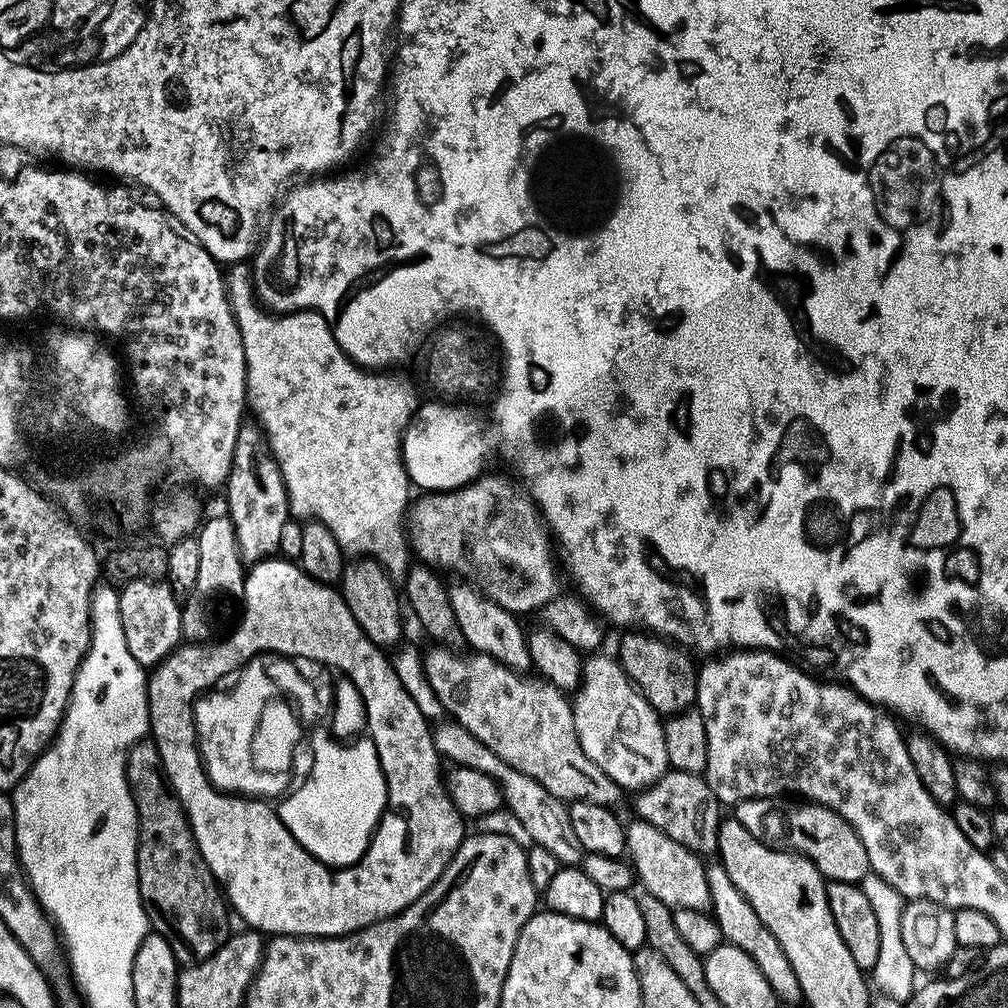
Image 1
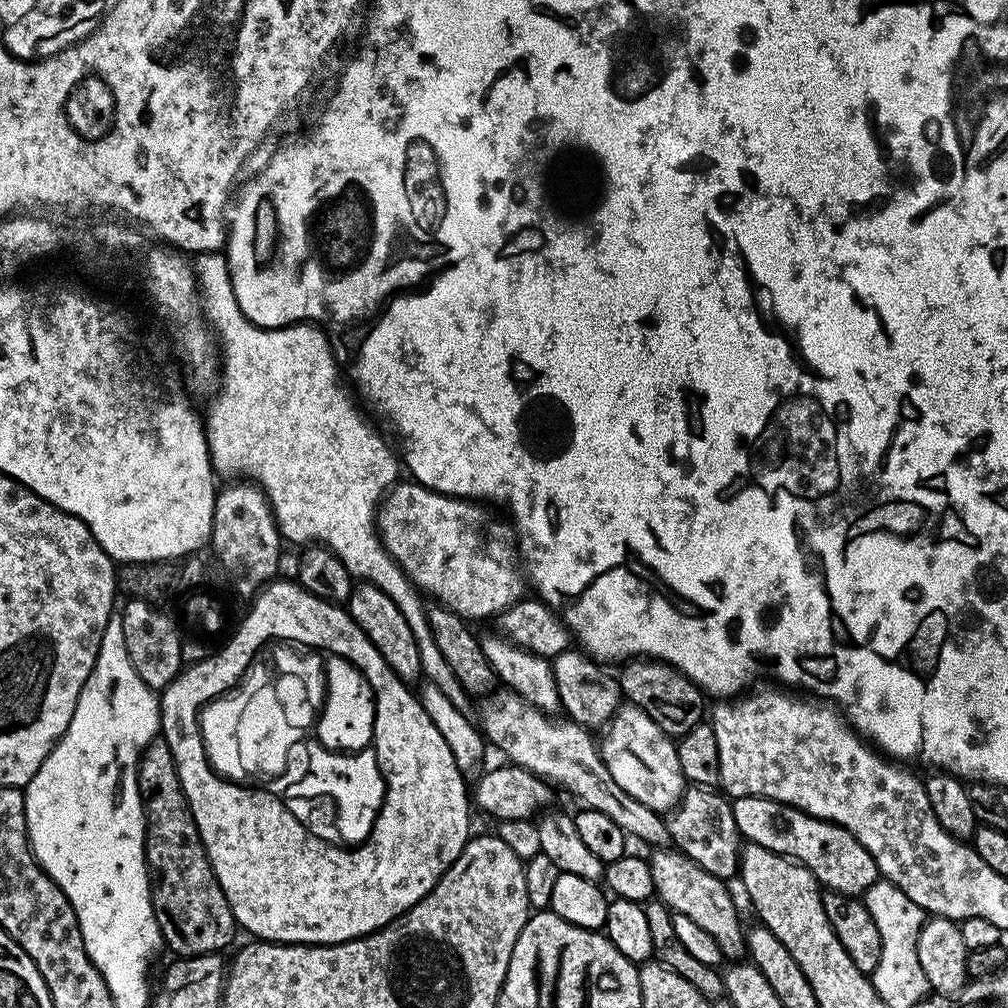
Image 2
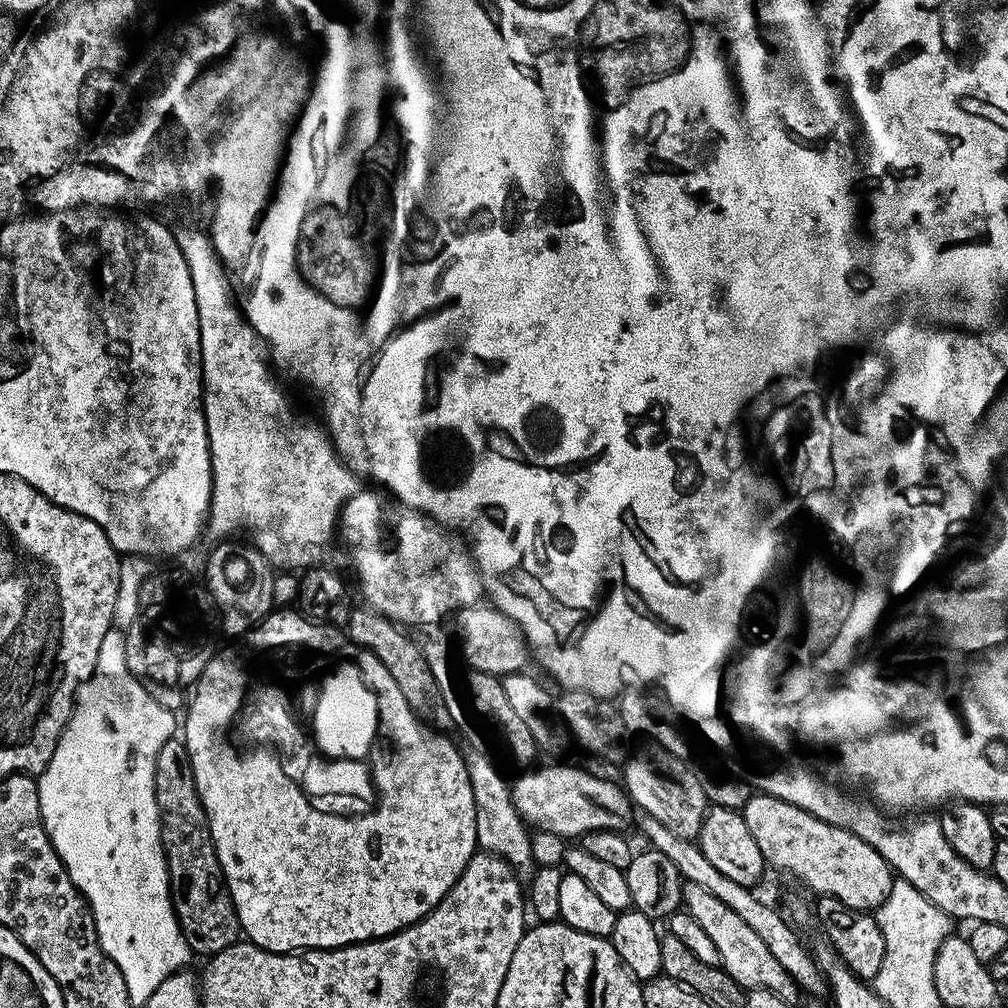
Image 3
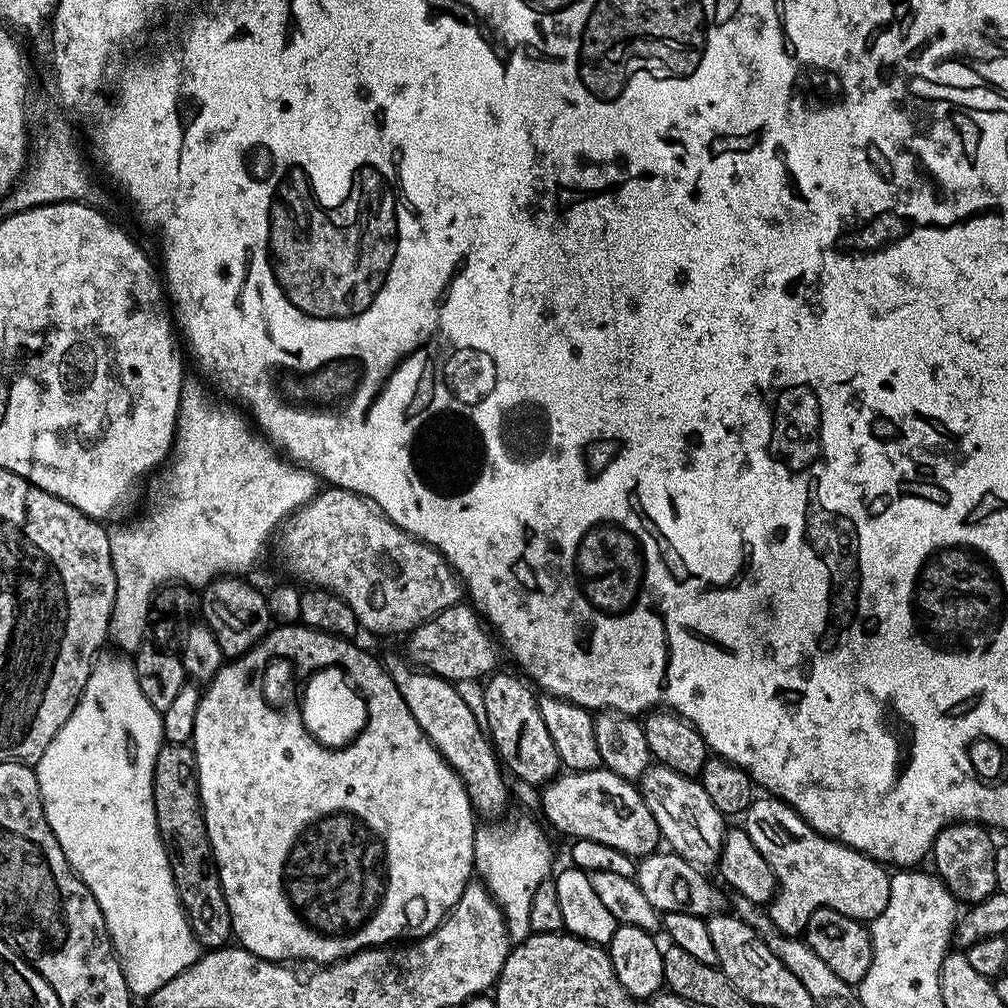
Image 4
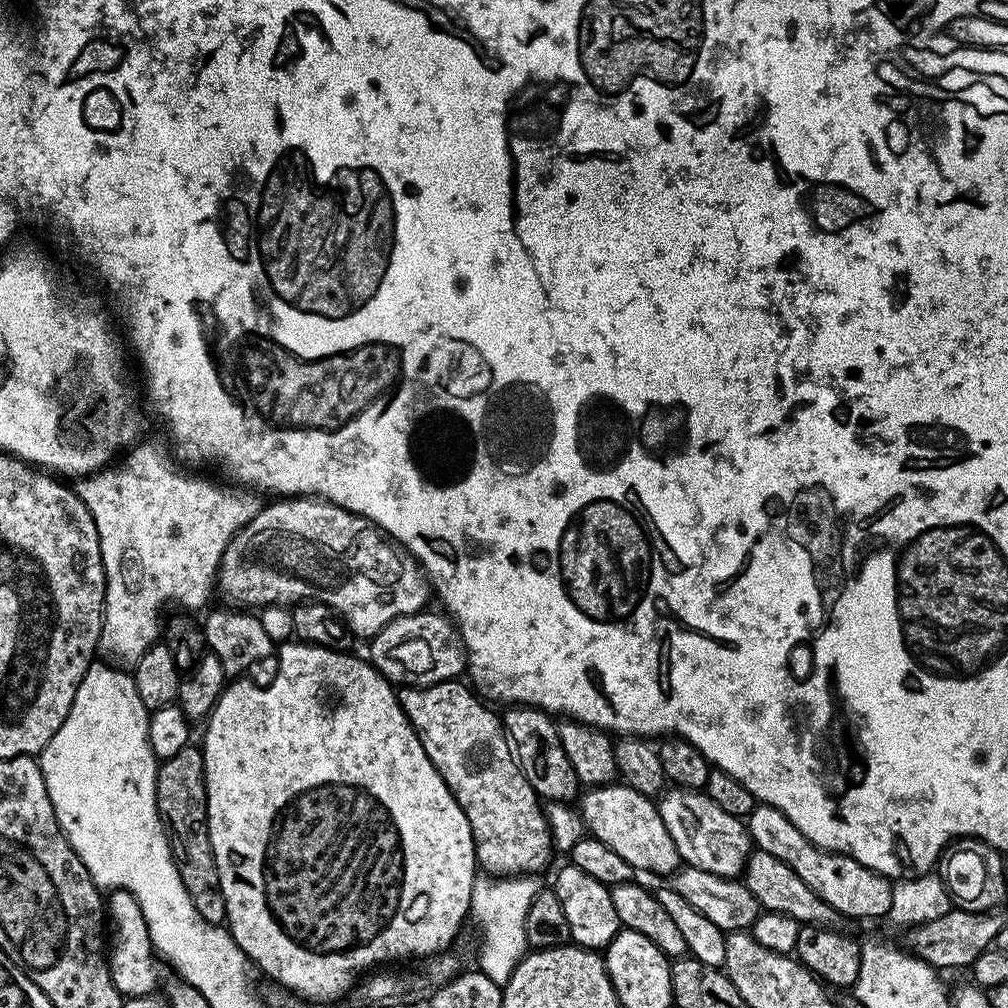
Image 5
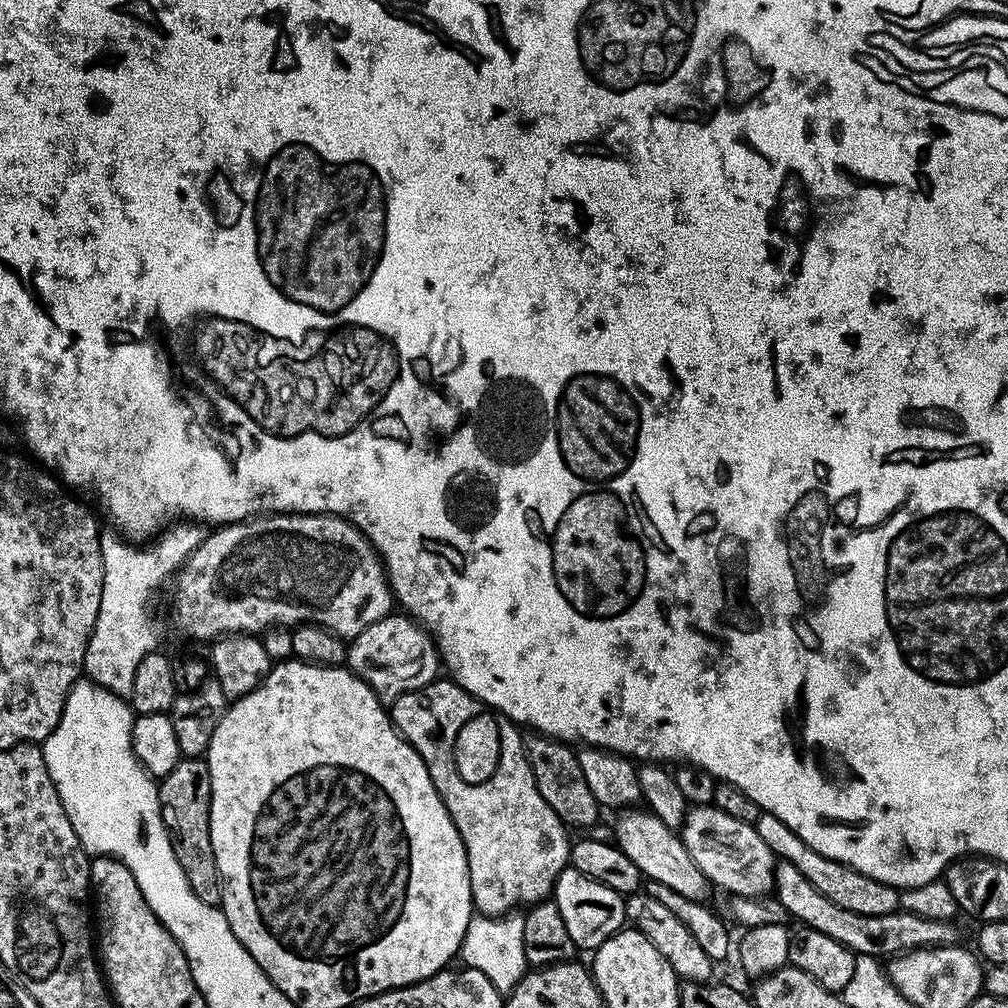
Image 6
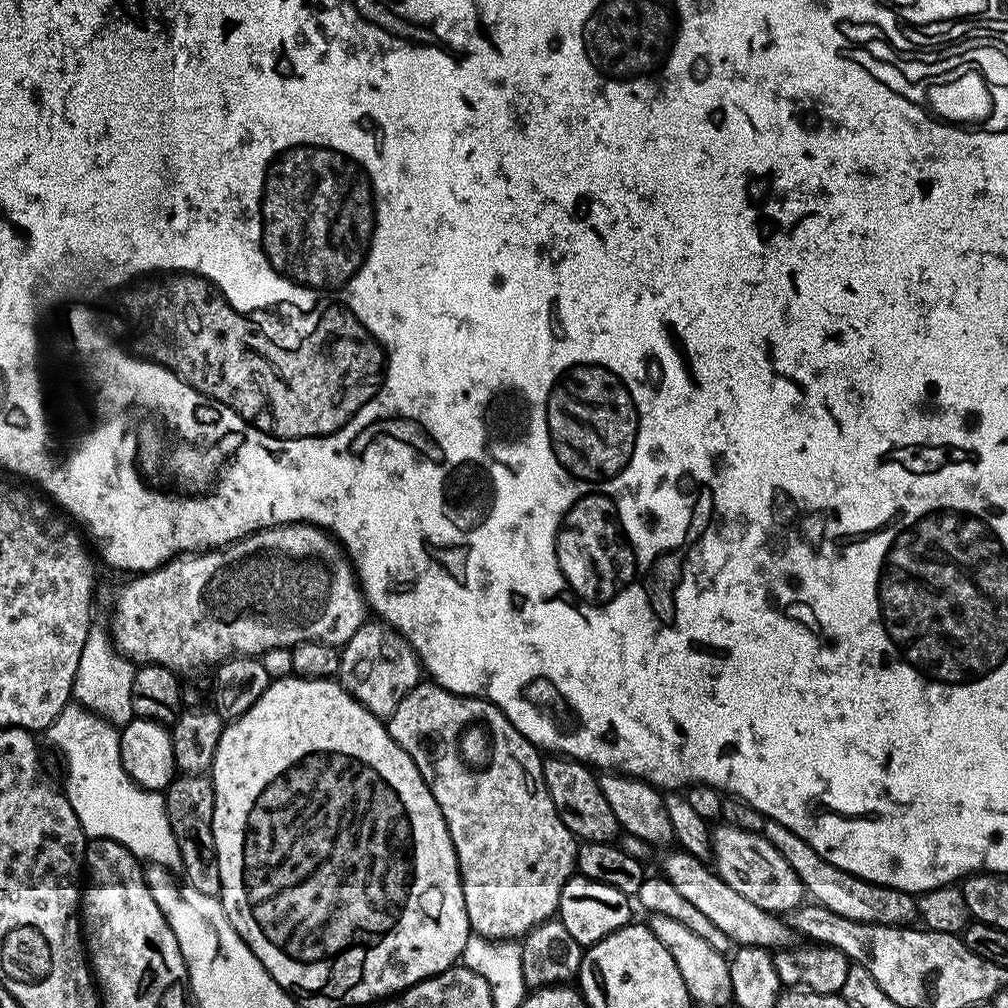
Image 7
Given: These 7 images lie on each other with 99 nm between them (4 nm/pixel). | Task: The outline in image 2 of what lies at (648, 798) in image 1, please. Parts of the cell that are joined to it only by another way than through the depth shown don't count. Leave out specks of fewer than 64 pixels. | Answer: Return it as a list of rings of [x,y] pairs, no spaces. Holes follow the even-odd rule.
[[[699,786],[685,787],[680,803],[676,805],[667,823],[671,843],[688,859],[702,866],[702,870],[725,882],[737,875],[742,837],[734,822],[731,803],[719,791]]]

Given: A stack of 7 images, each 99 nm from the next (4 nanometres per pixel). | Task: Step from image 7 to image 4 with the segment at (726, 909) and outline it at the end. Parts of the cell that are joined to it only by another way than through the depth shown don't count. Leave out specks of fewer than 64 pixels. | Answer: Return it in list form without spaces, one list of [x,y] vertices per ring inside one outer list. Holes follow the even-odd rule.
[[[603,766],[585,772],[565,771],[563,774],[543,785],[540,797],[542,815],[562,832],[567,838],[602,842],[606,846],[614,846],[614,850],[622,850],[622,854],[633,858],[651,856],[661,847],[662,837],[658,822],[654,822],[654,814],[650,814],[650,806],[646,806],[644,795],[631,780],[624,780],[618,774]]]

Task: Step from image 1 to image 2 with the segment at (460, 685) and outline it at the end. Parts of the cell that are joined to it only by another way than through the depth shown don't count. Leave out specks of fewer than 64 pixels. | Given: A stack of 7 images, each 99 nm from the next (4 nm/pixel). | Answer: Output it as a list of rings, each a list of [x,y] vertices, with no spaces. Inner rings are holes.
[[[496,690],[483,697],[478,704],[478,727],[487,743],[495,750],[504,750],[509,761],[517,768],[525,768],[553,785],[561,784],[572,796],[581,800],[584,808],[593,808],[606,818],[614,818],[622,826],[624,835],[633,841],[664,846],[669,843],[668,823],[661,813],[642,806],[638,798],[630,798],[606,770],[593,733],[583,724],[567,718],[557,718],[547,712],[539,712],[517,692]],[[560,719],[560,720],[556,720]],[[556,783],[556,784],[555,784]],[[636,839],[636,840],[635,840]]]

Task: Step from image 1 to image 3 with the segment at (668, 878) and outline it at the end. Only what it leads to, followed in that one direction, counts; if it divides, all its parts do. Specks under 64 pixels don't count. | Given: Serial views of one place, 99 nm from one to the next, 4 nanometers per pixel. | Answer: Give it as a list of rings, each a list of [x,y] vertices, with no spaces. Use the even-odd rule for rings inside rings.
[[[689,883],[683,885],[682,904],[694,918],[694,922],[698,922],[698,926],[702,926],[702,930],[714,942],[720,959],[719,967],[730,974],[734,982],[738,982],[745,990],[770,990],[790,1006],[795,1005],[796,996],[798,997],[796,983],[790,978],[790,974],[786,974],[786,970],[782,970],[782,966],[778,966],[778,962],[774,962],[774,954],[766,950],[762,938],[758,938],[758,934],[754,934],[754,930],[750,930],[750,926],[746,926],[746,922],[742,922],[742,918],[738,918],[734,910],[730,910],[730,906],[714,898],[714,894],[706,894],[706,890]]]

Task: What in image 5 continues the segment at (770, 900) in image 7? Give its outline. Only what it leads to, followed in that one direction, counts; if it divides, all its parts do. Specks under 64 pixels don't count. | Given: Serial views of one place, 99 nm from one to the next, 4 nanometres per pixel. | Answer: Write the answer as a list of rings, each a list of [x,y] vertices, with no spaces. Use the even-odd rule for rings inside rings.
[[[675,786],[659,797],[658,807],[662,822],[666,822],[666,830],[670,830],[670,838],[674,838],[674,846],[678,846],[680,859],[687,867],[729,878],[743,873],[754,848],[744,820],[725,814],[703,791]]]

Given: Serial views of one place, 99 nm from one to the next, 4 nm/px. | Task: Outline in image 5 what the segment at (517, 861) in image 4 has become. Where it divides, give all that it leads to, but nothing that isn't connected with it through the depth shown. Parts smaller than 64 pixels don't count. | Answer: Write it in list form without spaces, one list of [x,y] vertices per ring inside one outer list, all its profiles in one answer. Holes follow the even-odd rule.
[[[487,874],[477,875],[470,898],[470,916],[480,927],[479,971],[490,978],[490,982],[501,986],[507,984],[514,970],[529,951],[526,938],[526,914],[530,914],[530,902],[542,887],[541,881],[532,874],[497,878]]]

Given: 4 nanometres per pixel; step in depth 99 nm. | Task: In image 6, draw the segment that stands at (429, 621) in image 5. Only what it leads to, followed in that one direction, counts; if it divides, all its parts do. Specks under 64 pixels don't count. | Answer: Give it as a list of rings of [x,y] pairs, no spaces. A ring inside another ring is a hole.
[[[389,614],[378,622],[368,624],[362,634],[351,637],[348,644],[347,667],[362,682],[374,690],[382,702],[396,700],[402,694],[418,690],[432,683],[441,671],[442,661],[436,650],[436,641],[407,614]]]

